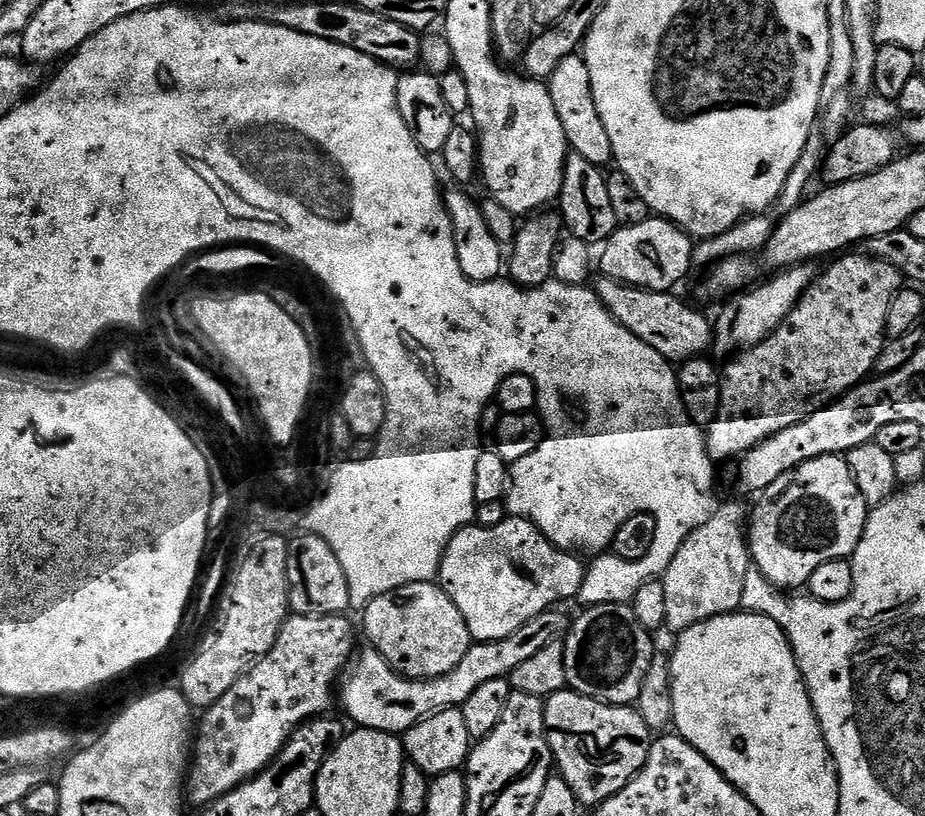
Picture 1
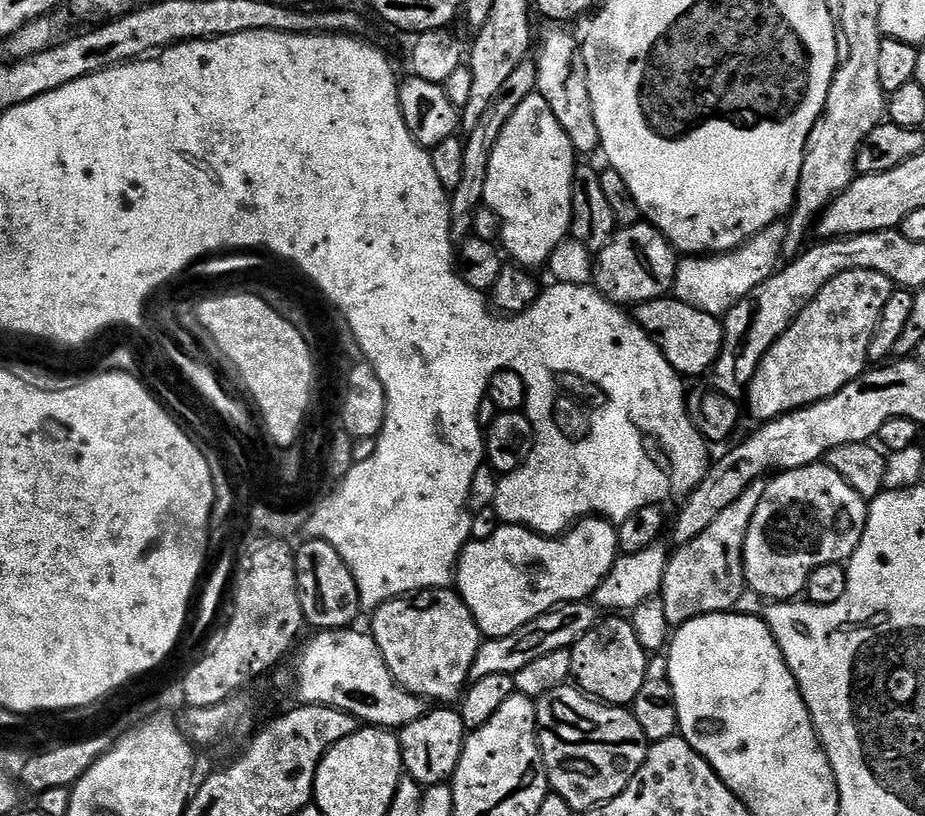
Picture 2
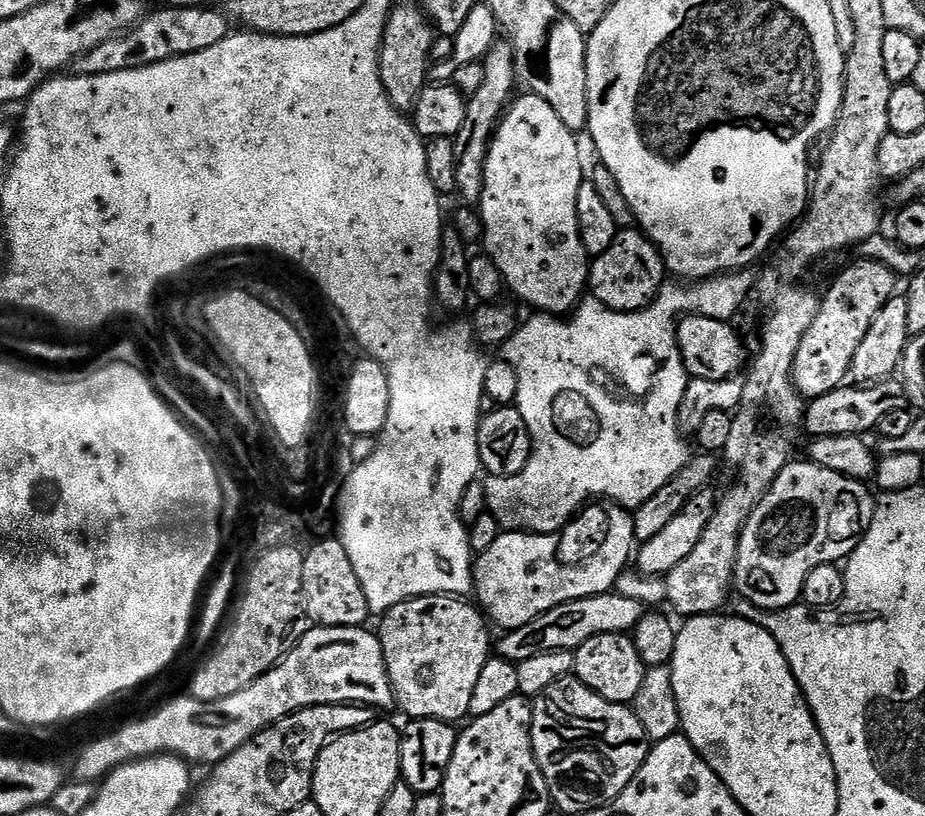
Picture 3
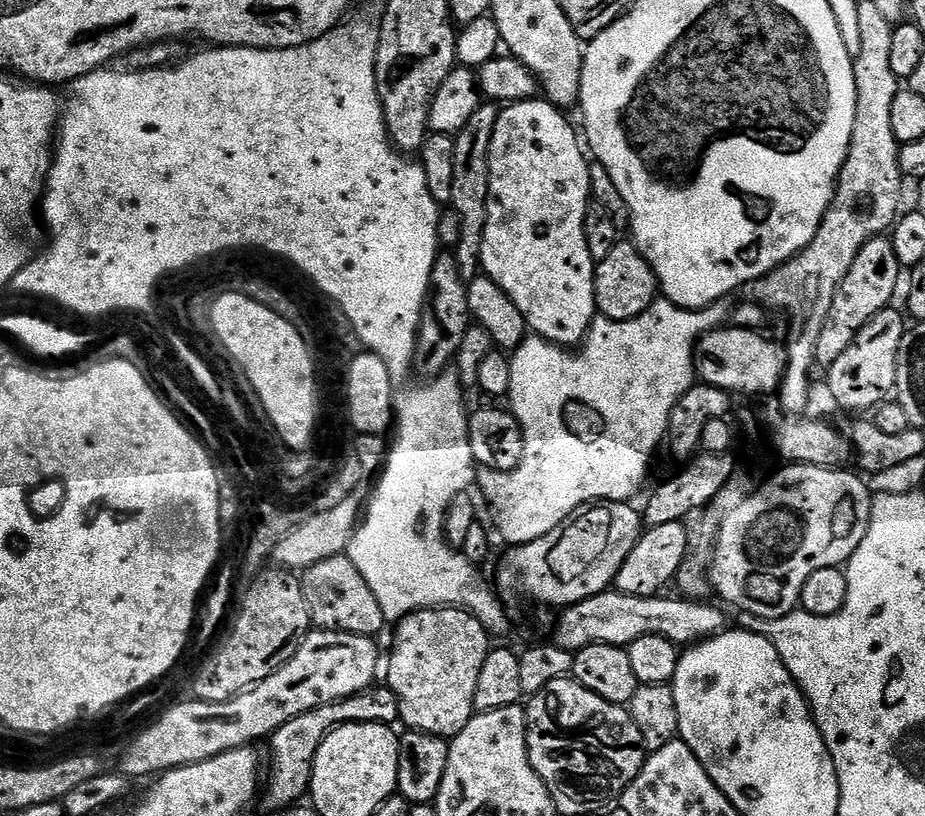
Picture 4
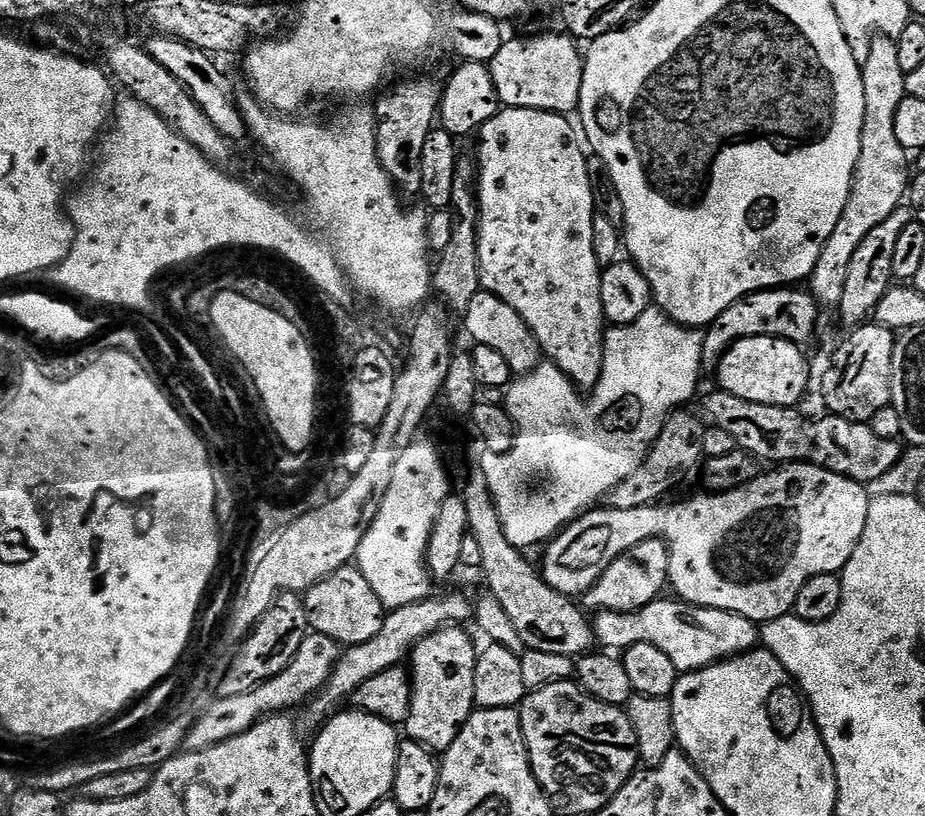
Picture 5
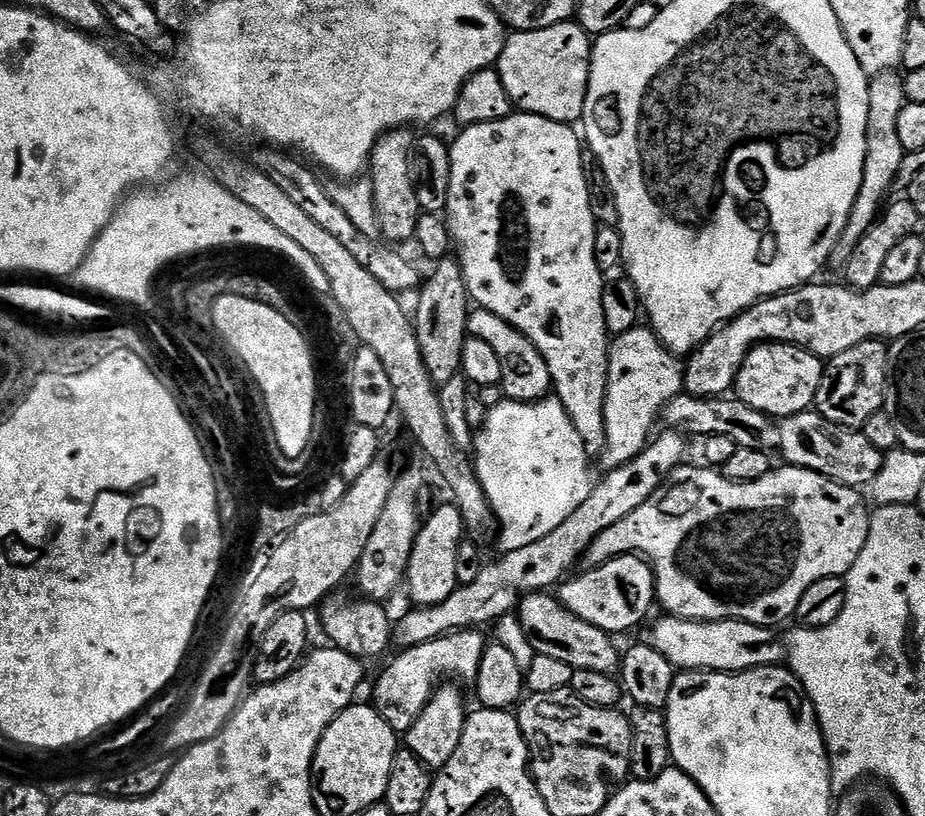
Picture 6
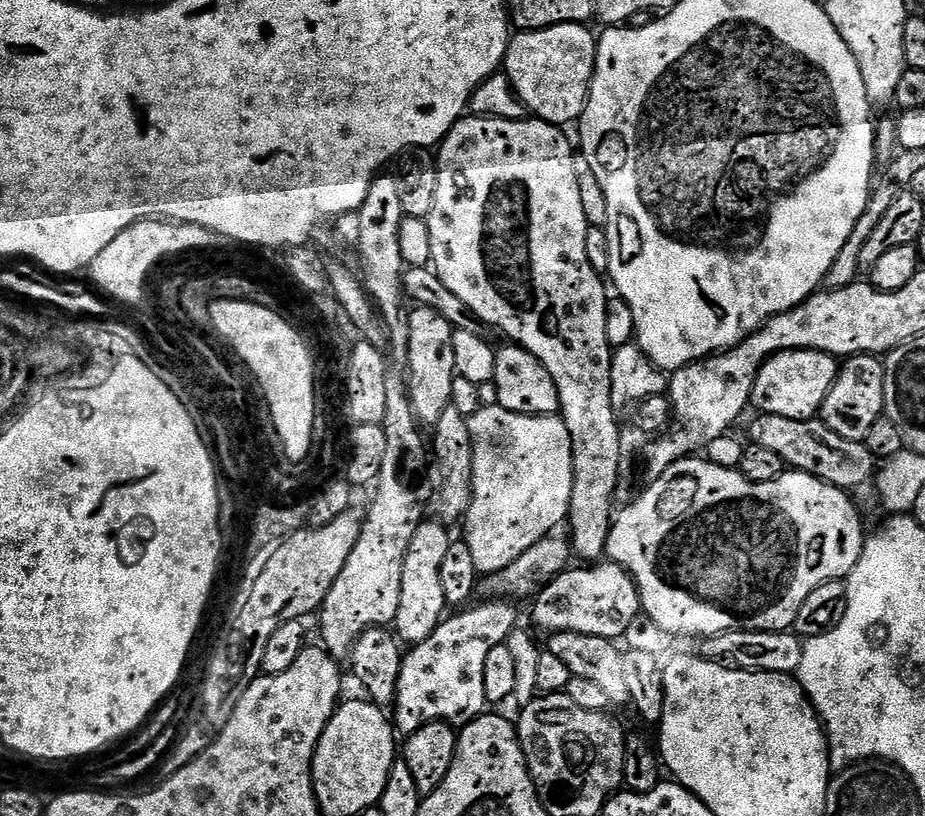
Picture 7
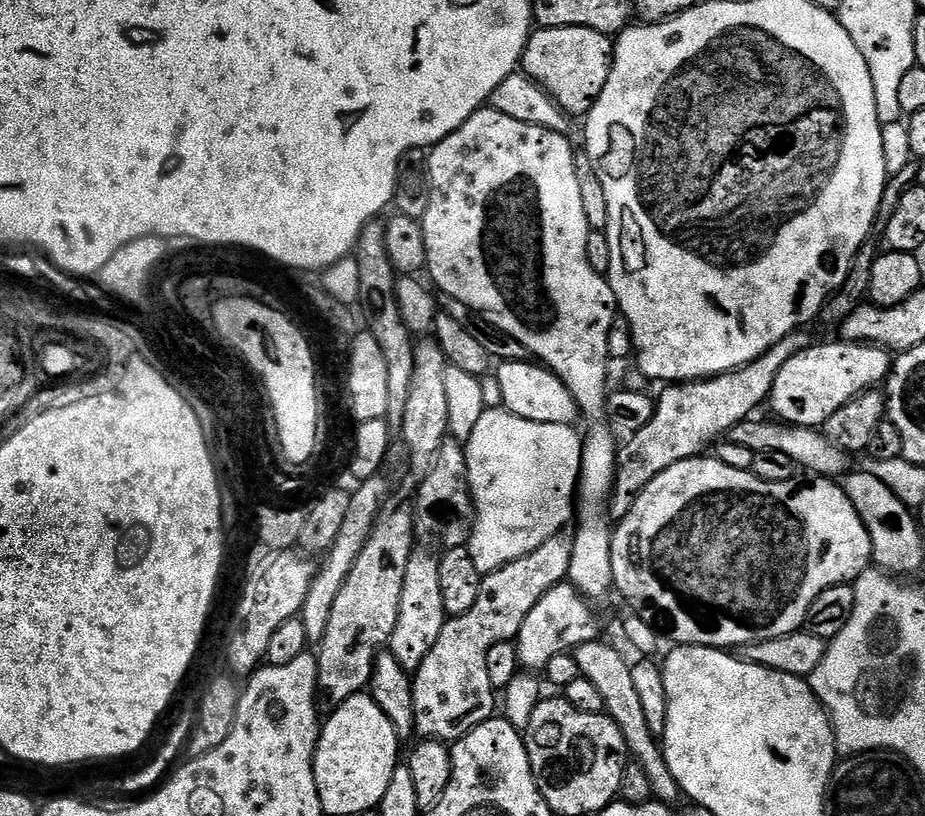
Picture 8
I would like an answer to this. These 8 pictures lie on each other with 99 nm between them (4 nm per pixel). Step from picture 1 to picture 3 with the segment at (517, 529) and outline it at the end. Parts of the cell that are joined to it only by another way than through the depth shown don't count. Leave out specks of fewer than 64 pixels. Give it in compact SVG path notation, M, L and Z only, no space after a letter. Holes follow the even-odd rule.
M592 502L581 507L561 532L548 530L543 534L529 534L524 530L501 531L494 546L475 557L474 596L485 617L495 627L497 624L500 630L526 626L526 622L534 622L534 618L554 610L554 606L611 593L633 556L634 537L629 509L615 502Z

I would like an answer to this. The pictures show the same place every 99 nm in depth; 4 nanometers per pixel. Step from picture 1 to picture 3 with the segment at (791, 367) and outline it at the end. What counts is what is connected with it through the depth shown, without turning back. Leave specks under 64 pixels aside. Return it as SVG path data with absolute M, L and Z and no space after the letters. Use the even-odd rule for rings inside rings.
M860 258L857 261L857 264L850 265L829 286L828 293L823 293L814 322L810 322L798 346L794 381L796 389L803 397L815 398L832 392L849 379L854 354L858 351L862 338L866 338L870 322L874 322L878 310L886 306L889 298L897 295L896 273L873 260Z

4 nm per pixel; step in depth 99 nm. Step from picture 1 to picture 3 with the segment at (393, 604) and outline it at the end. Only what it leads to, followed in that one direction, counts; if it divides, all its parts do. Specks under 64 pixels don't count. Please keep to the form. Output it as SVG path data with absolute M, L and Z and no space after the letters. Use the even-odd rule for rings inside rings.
M419 596L394 606L379 621L386 670L405 717L460 722L468 716L474 686L494 648L488 641L489 621L475 603L468 603L458 596Z

